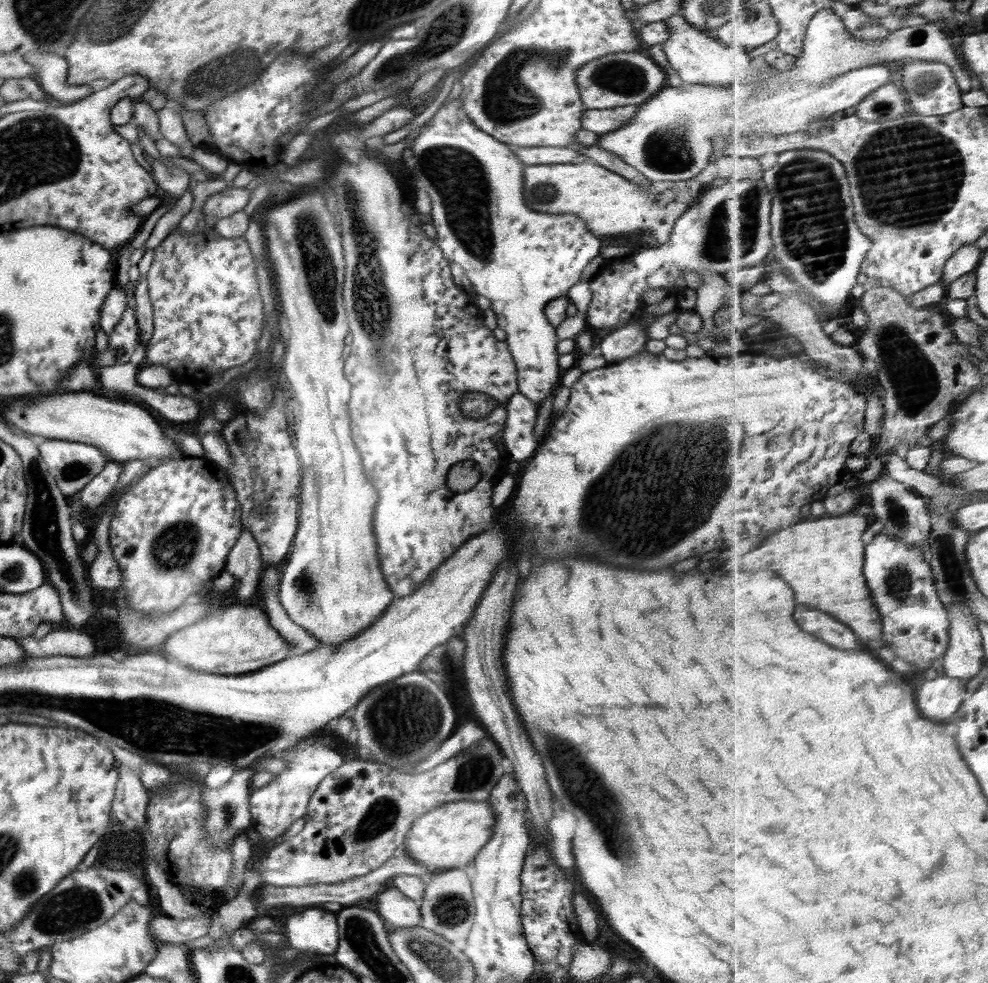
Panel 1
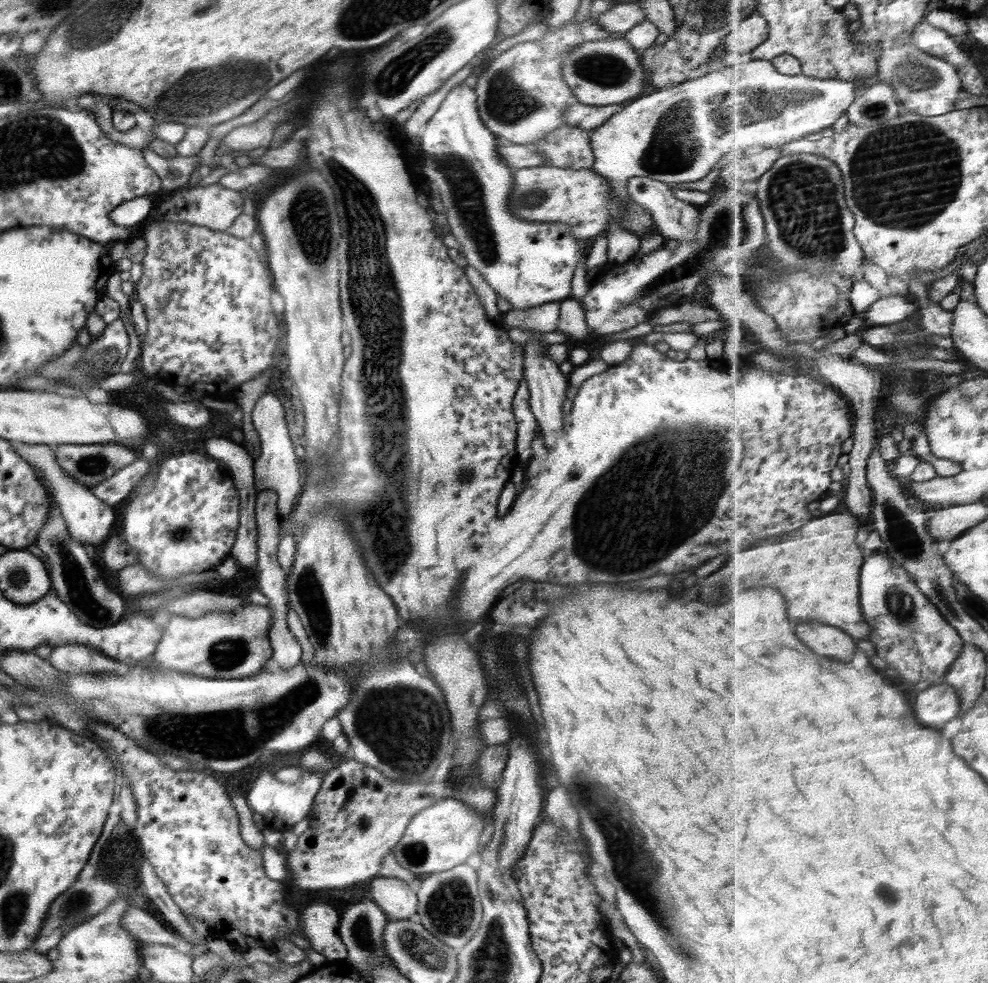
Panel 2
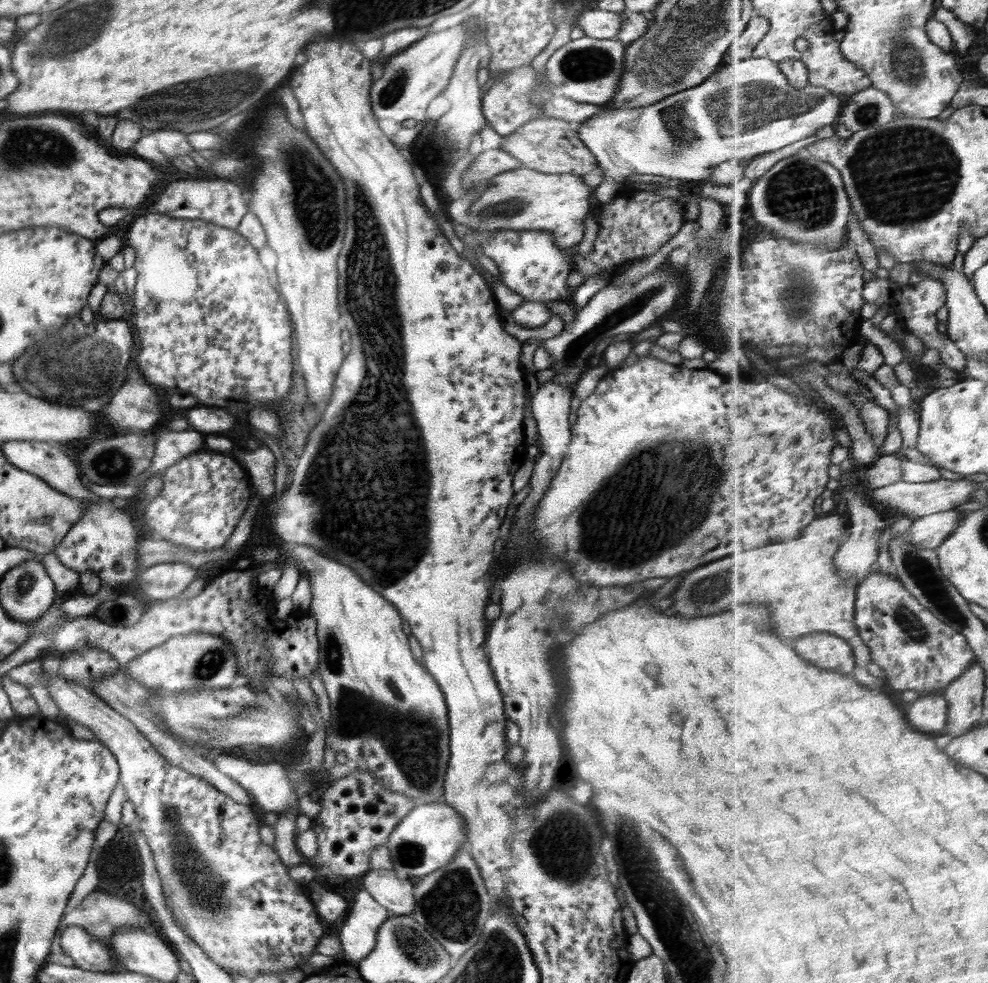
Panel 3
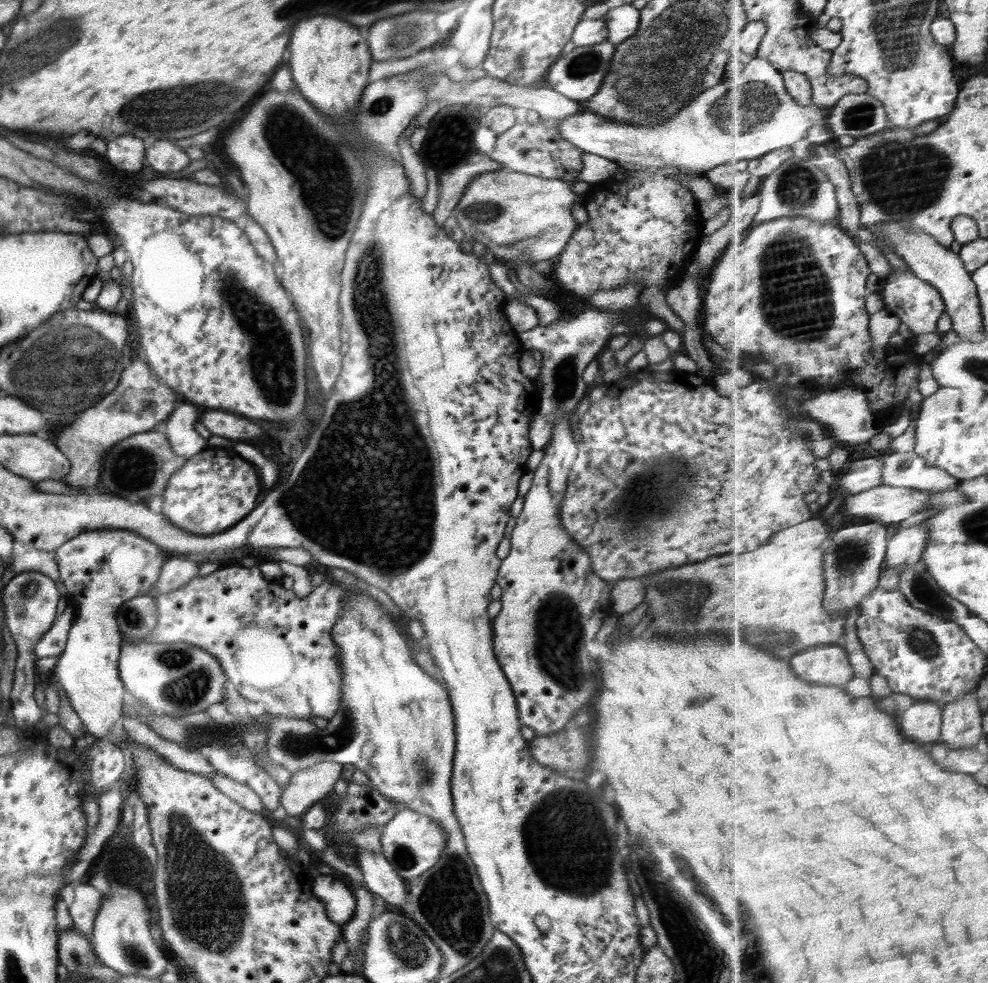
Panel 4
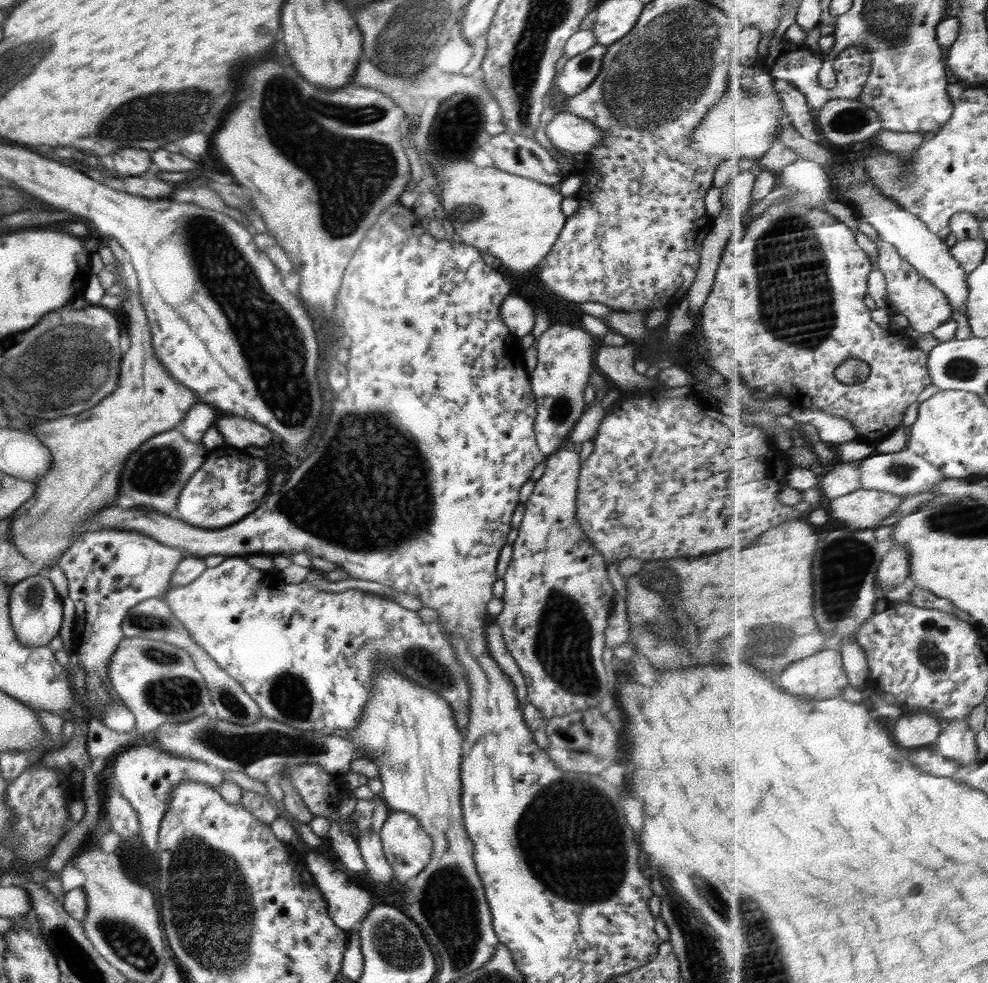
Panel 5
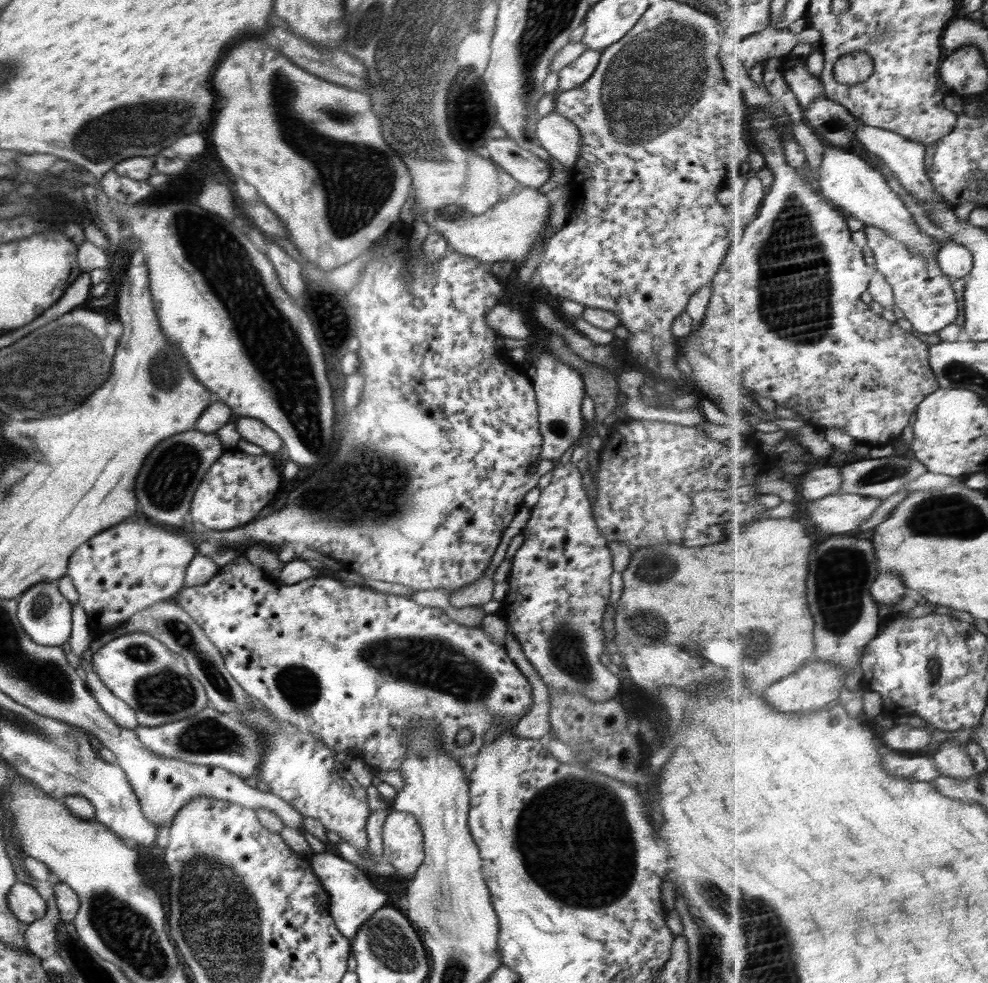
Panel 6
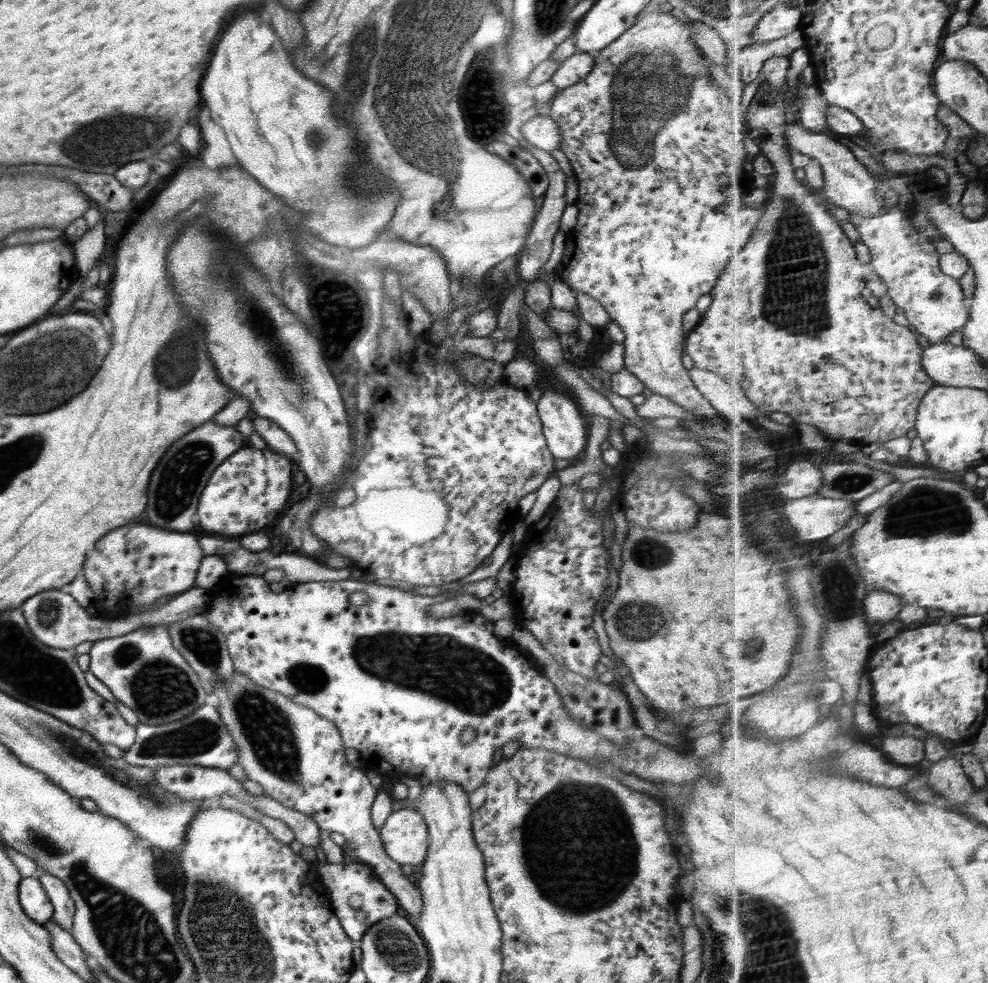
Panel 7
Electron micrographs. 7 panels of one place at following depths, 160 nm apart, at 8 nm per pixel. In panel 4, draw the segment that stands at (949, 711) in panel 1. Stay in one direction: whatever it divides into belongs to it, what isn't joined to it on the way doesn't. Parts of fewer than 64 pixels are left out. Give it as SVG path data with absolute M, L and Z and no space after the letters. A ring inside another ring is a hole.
M938 702L914 703L902 713L901 727L909 739L917 740L918 743L937 743L943 736L944 713Z

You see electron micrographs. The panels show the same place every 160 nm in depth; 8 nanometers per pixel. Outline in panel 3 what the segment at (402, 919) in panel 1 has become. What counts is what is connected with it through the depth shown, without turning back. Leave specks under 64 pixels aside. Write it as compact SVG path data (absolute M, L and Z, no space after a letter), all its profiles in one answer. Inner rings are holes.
M372 870L364 873L362 884L366 892L384 906L390 916L410 915L414 910L414 892L408 880L401 879L394 870Z

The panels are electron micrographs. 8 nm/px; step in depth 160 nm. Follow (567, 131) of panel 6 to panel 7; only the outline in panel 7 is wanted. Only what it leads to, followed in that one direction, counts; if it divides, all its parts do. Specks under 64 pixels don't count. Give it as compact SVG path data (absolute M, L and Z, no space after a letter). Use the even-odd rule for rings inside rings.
M544 110L521 126L522 136L530 145L551 152L562 144L562 135L556 121Z

